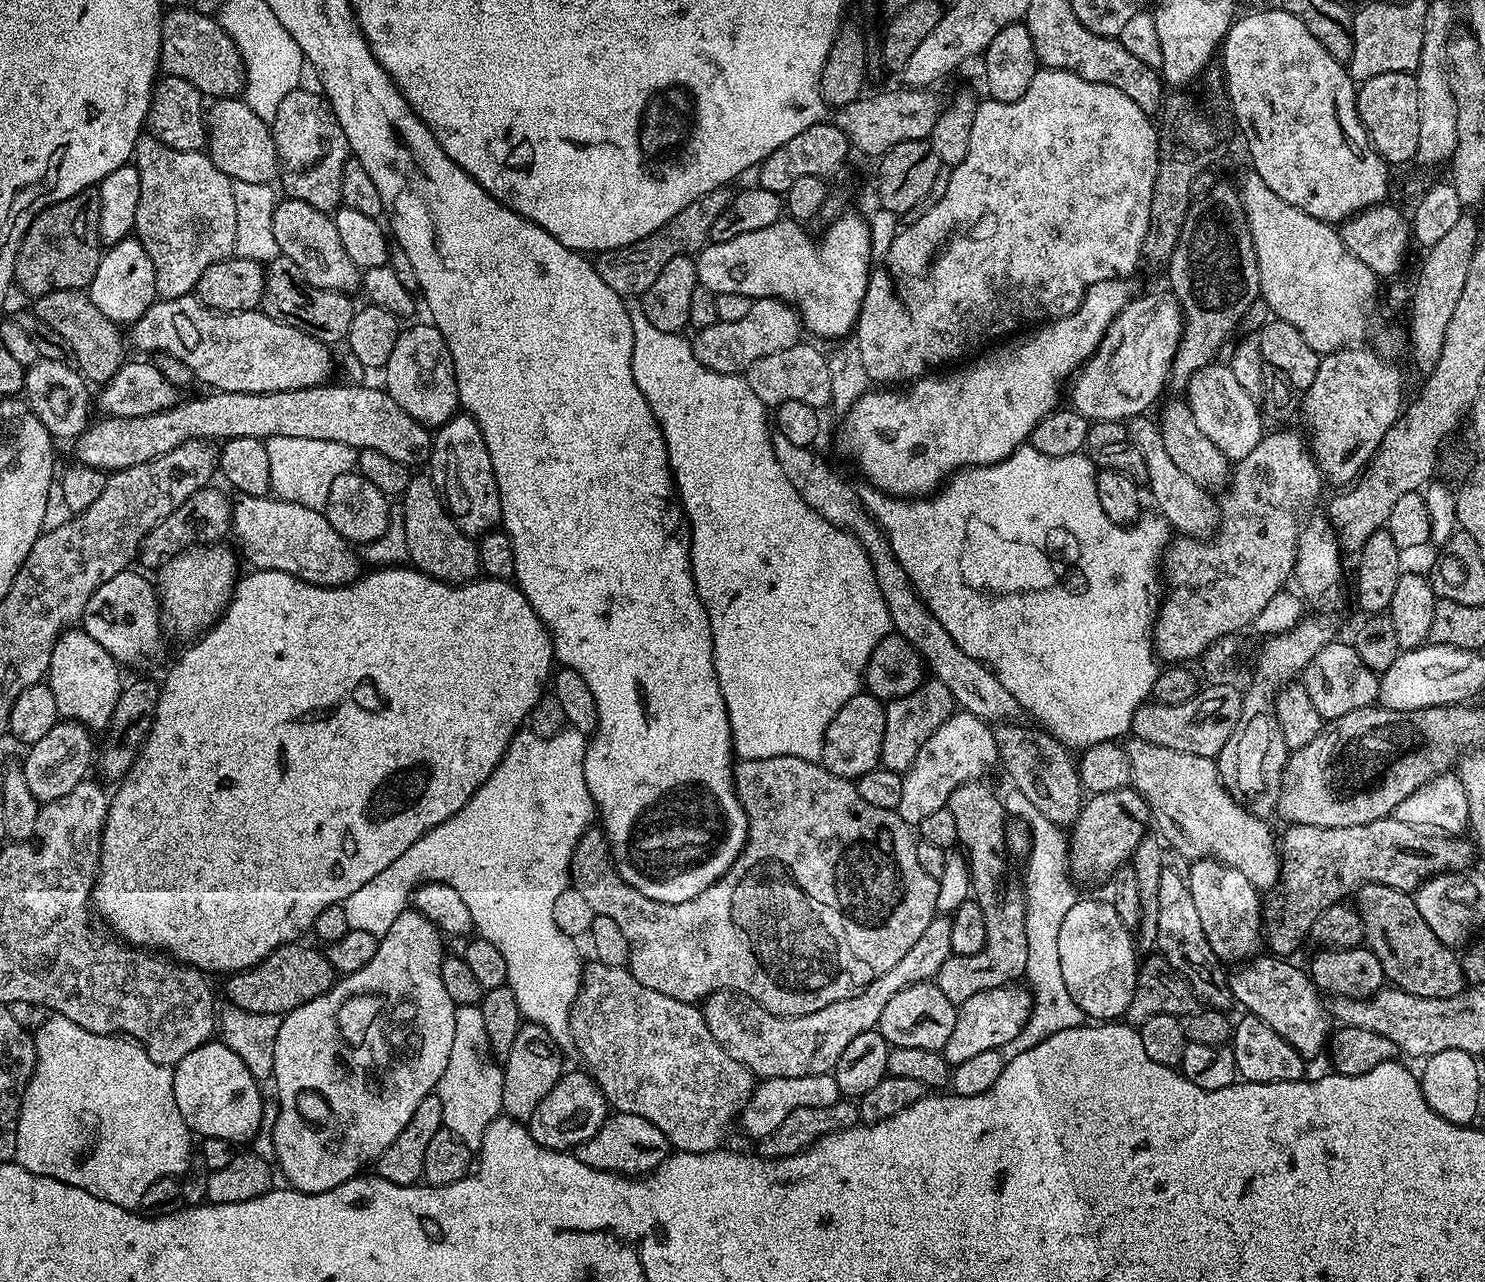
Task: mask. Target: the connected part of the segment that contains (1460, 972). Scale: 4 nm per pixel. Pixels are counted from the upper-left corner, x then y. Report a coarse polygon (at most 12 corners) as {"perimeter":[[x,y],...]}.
{"perimeter":[[1361,884],[1366,947],[1395,987],[1428,999],[1466,987],[1464,965],[1415,899]]}

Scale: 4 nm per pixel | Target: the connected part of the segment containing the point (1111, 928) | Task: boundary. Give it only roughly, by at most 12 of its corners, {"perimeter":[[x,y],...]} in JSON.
{"perimeter":[[1077,898],[1058,934],[1070,998],[1116,1022],[1138,949],[1107,899]]}

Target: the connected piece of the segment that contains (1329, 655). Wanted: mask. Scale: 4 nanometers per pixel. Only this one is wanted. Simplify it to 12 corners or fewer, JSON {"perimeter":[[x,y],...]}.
{"perimeter":[[1351,643],[1322,646],[1302,683],[1324,721],[1370,708],[1380,677]]}

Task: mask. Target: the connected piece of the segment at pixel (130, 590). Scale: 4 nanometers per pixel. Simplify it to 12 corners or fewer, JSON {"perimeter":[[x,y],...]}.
{"perimeter":[[133,570],[102,582],[82,627],[121,666],[160,648],[157,589]]}

